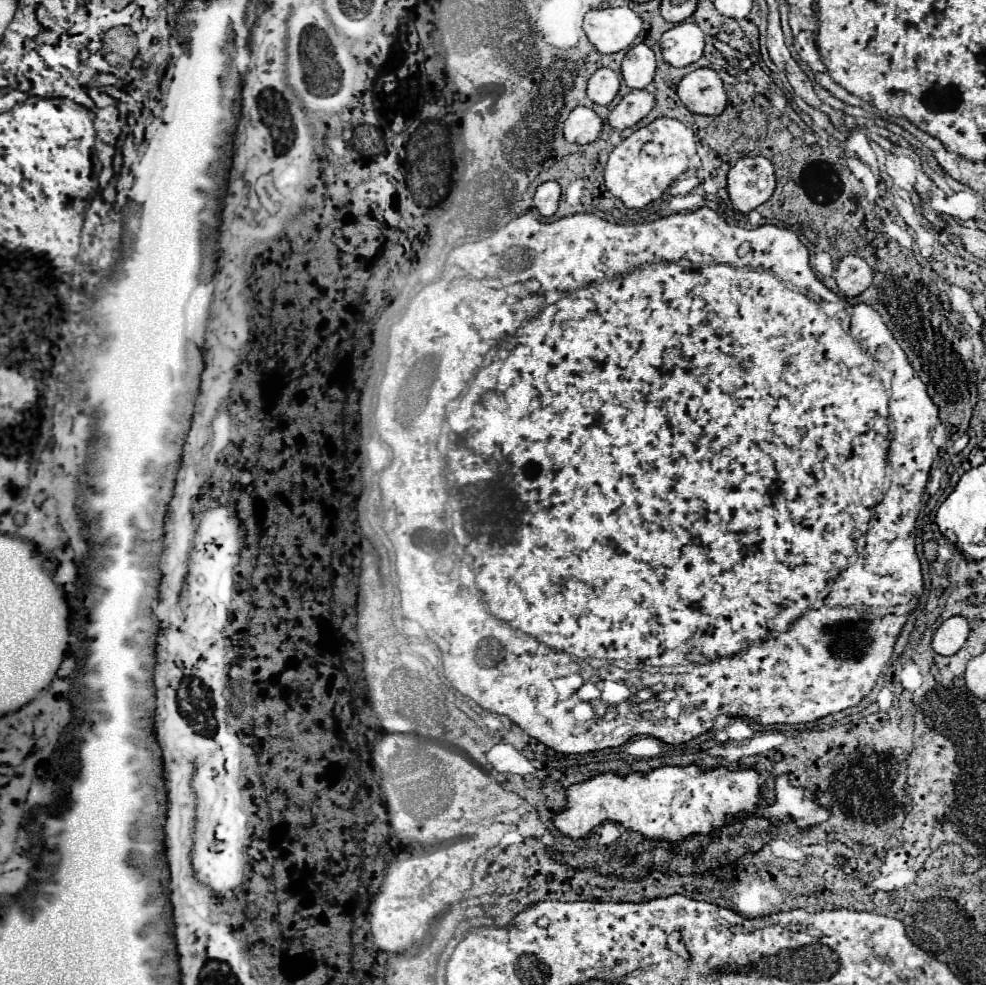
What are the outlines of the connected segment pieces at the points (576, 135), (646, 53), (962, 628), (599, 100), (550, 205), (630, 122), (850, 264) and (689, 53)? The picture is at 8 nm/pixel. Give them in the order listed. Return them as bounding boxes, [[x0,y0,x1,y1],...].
[[563,106,603,144],[621,44,655,88],[933,616,969,656],[587,68,621,104],[535,182,561,218],[609,90,655,130],[835,256,873,296],[661,22,705,66]]

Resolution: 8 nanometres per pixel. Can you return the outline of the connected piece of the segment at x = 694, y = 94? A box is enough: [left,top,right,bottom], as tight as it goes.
[677,68,727,116]

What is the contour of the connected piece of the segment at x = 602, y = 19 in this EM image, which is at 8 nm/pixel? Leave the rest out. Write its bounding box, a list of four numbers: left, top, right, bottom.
[583,6,643,54]

